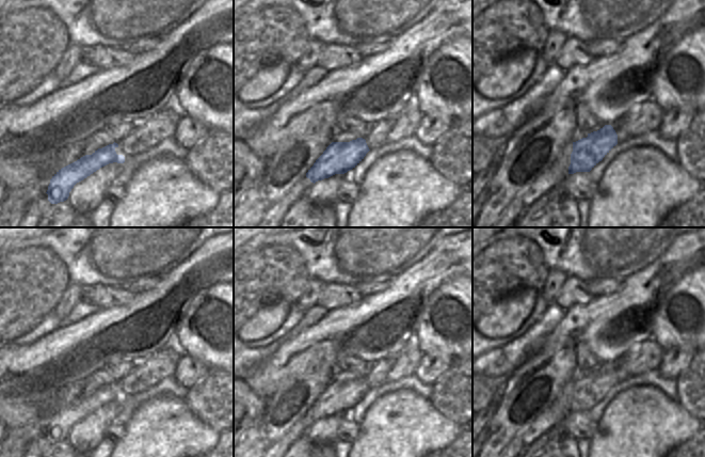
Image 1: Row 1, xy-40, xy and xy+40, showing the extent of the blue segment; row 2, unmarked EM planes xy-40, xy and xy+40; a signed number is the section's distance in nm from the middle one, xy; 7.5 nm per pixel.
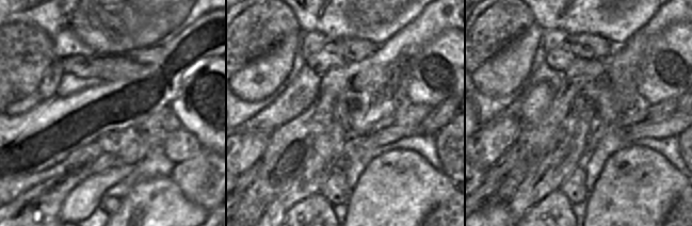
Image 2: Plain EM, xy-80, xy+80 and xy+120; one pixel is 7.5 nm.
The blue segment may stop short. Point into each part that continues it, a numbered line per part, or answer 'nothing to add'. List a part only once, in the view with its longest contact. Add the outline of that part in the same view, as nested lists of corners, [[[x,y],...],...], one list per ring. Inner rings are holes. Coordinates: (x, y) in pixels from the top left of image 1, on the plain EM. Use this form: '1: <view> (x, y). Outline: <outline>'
1: xy+40 (646, 357). Outline: [[[653,336],[632,347],[619,362],[612,364],[618,374],[618,382],[657,369],[664,350],[659,349],[656,344]]]

